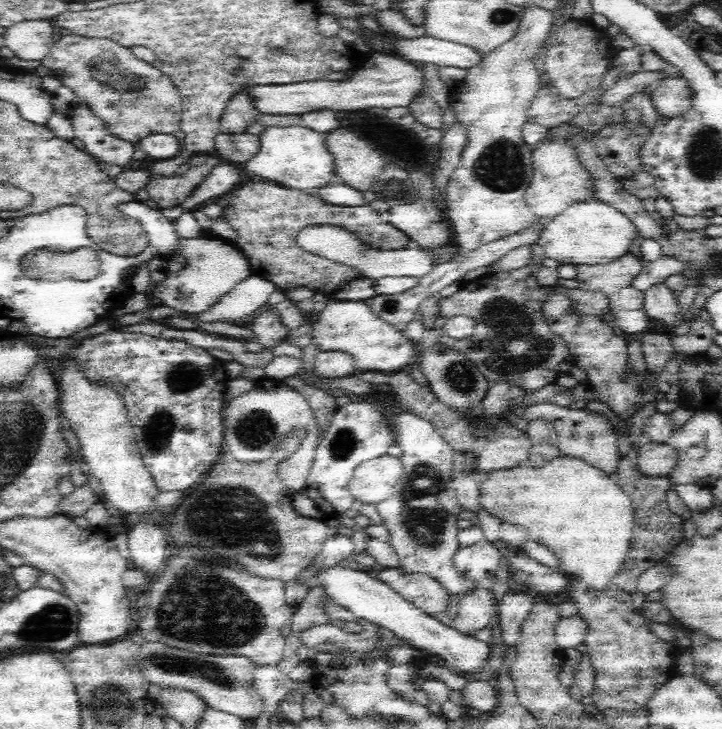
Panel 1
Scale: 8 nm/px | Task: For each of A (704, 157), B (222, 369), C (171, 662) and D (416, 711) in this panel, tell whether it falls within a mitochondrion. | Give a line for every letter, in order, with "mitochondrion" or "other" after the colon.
A: mitochondrion
B: other
C: mitochondrion
D: other

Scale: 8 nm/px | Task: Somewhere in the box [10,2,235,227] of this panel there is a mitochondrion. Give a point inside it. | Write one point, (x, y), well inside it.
(110, 75)

